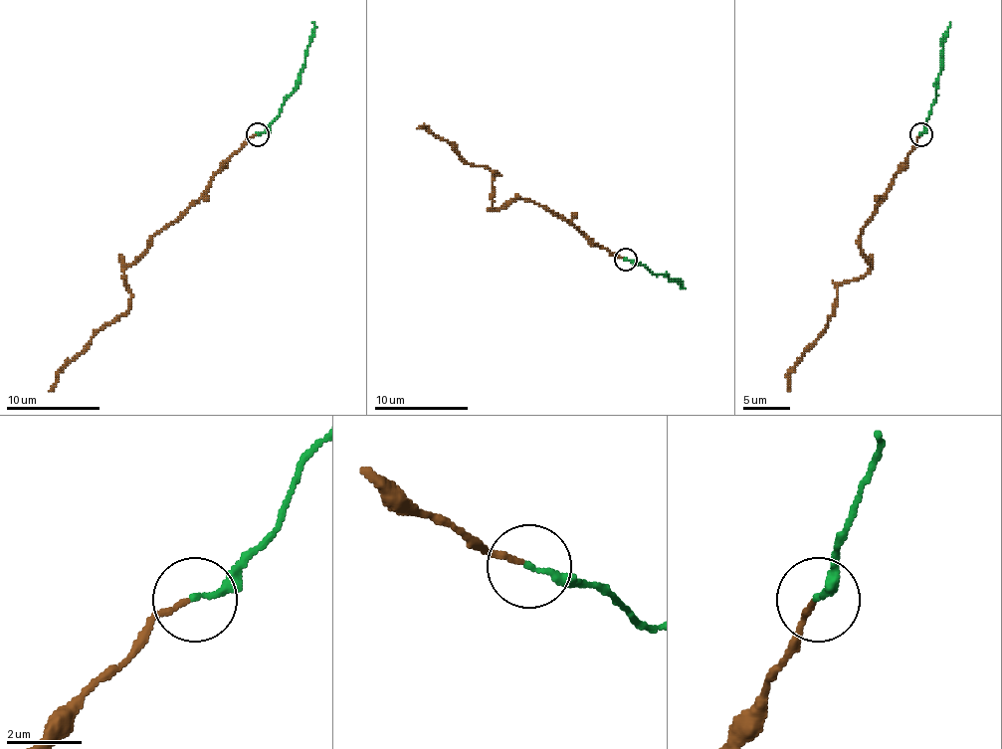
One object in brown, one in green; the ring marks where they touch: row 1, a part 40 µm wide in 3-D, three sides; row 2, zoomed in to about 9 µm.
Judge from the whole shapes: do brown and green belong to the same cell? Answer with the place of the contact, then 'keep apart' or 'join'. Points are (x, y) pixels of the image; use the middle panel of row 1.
place (625, 260); keep apart

